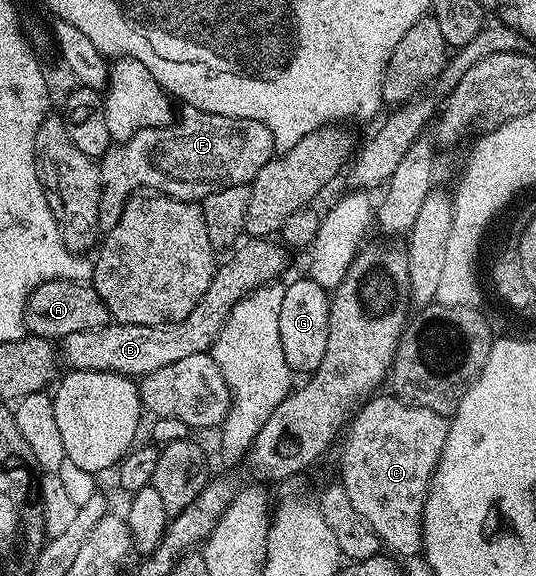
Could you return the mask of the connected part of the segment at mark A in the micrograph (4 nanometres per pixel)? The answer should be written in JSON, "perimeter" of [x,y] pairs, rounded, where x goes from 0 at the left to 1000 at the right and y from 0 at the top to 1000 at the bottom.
{"perimeter":[[[149,483],[97,484],[63,498],[47,531],[47,571],[71,589],[112,592],[132,578],[155,578],[162,571],[185,571],[205,559],[207,549],[192,516],[174,500],[172,490],[149,491]]]}

